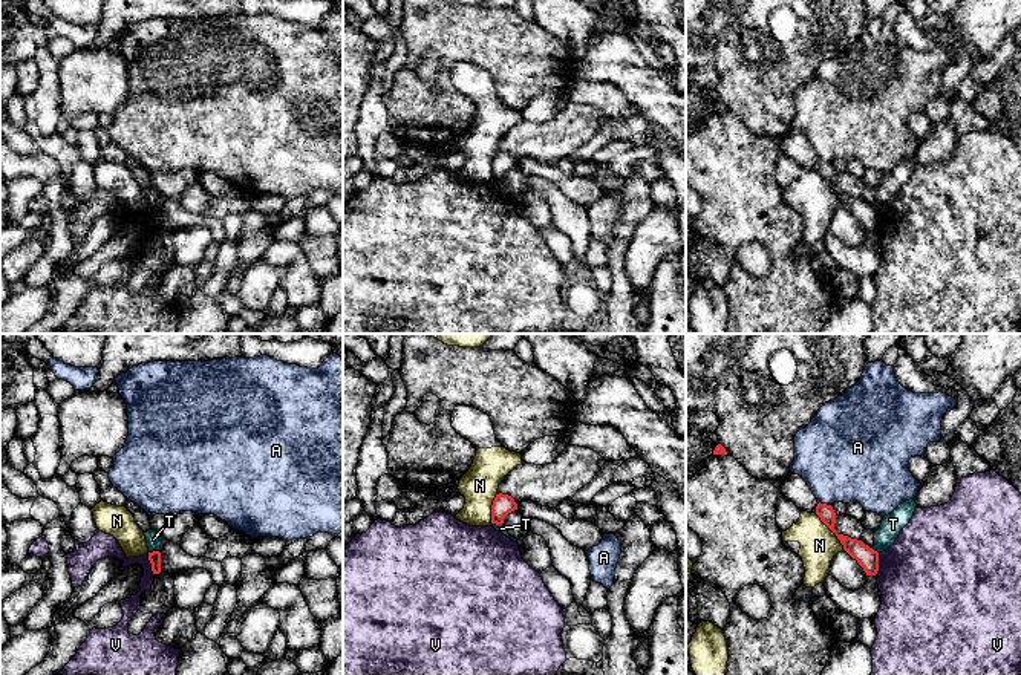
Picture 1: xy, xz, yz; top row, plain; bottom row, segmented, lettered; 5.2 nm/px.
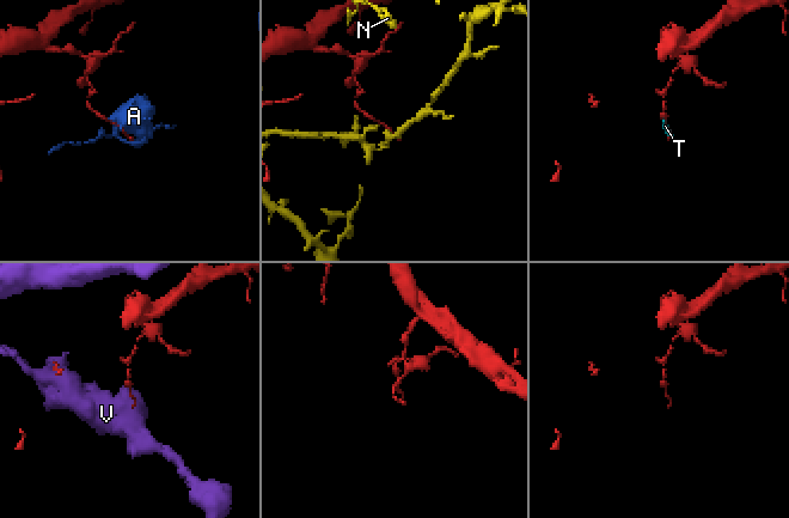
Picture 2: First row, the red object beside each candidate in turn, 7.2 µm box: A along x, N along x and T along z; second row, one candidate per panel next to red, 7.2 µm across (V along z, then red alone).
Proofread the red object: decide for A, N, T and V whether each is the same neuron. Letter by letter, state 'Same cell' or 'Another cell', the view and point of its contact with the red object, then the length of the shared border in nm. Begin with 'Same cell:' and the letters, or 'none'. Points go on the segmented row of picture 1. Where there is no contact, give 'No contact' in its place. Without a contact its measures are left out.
Same cell: none
A: Another cell. Touches red at yz (825, 504). Shared border 70 nm
N: Another cell. Touches red at yz (831, 530). Shared border 260 nm
T: Another cell. Touches red at xy (153, 551). Shared border 60 nm
V: Another cell. Touches red at xy (152, 565). Shared border 120 nm

